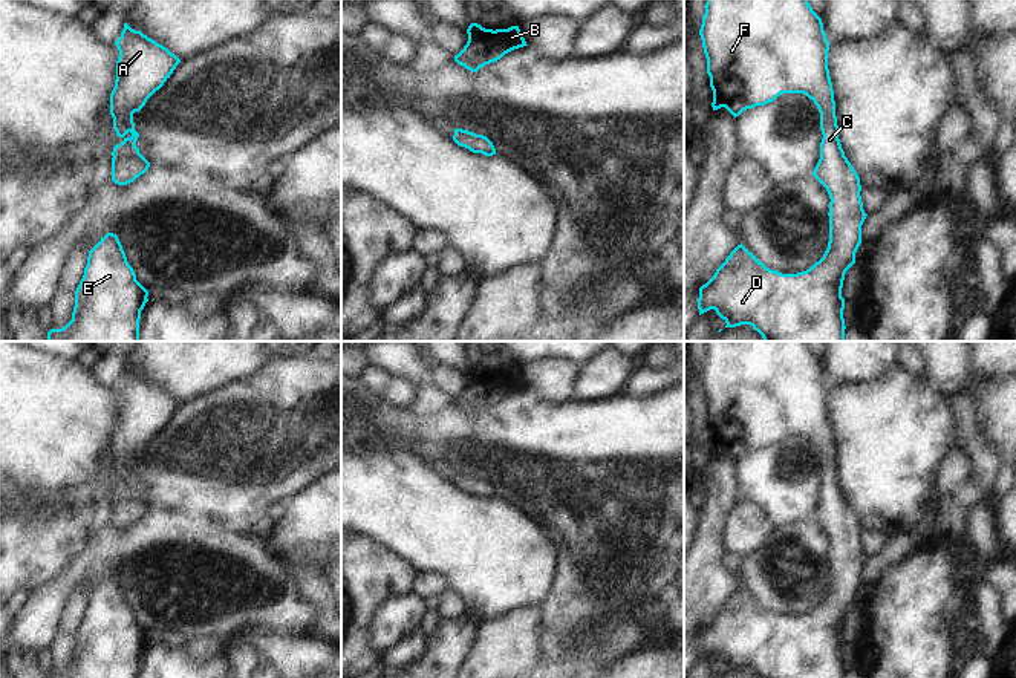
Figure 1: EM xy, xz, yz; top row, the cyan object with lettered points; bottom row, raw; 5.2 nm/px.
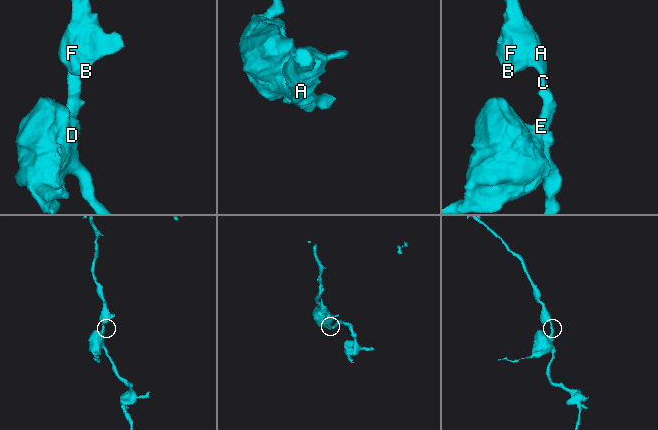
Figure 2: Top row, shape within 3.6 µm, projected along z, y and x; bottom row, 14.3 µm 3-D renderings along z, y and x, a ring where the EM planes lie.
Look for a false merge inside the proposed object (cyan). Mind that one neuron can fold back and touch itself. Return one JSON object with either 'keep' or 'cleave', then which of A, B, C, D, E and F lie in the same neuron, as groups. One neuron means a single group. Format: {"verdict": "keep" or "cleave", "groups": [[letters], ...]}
{"verdict": "keep", "groups": [["A", "B", "C", "D", "E", "F"]]}

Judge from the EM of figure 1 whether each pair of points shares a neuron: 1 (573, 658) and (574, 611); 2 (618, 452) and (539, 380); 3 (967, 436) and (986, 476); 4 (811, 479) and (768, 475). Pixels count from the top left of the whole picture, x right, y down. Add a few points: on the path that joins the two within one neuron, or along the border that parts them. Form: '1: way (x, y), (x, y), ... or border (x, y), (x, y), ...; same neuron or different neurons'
1: border (605, 626), (592, 637), (582, 632), (563, 642); different neurons
2: border (530, 389), (557, 403), (573, 398); different neurons
3: way (975, 446), (984, 459), (984, 467); same neuron
4: way (801, 479), (779, 479); same neuron

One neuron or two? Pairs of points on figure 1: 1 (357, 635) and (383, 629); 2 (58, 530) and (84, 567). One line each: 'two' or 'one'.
1: two
2: two

